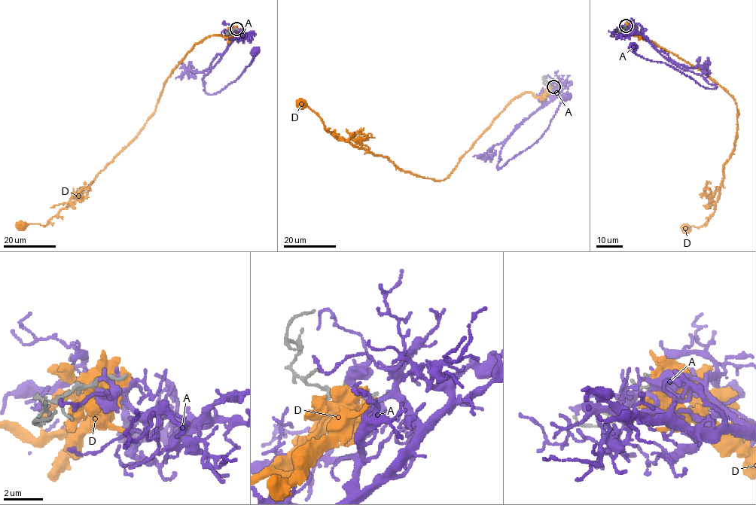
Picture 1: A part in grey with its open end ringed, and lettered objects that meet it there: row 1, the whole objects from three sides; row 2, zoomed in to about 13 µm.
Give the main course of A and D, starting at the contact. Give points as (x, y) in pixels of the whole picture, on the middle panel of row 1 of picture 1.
A: (553, 87), (552, 98), (518, 127), (504, 144), (498, 168), (538, 140), (560, 102), (571, 95)
D: (553, 87), (543, 96), (516, 96), (442, 180), (402, 171), (386, 156), (336, 138), (302, 104)

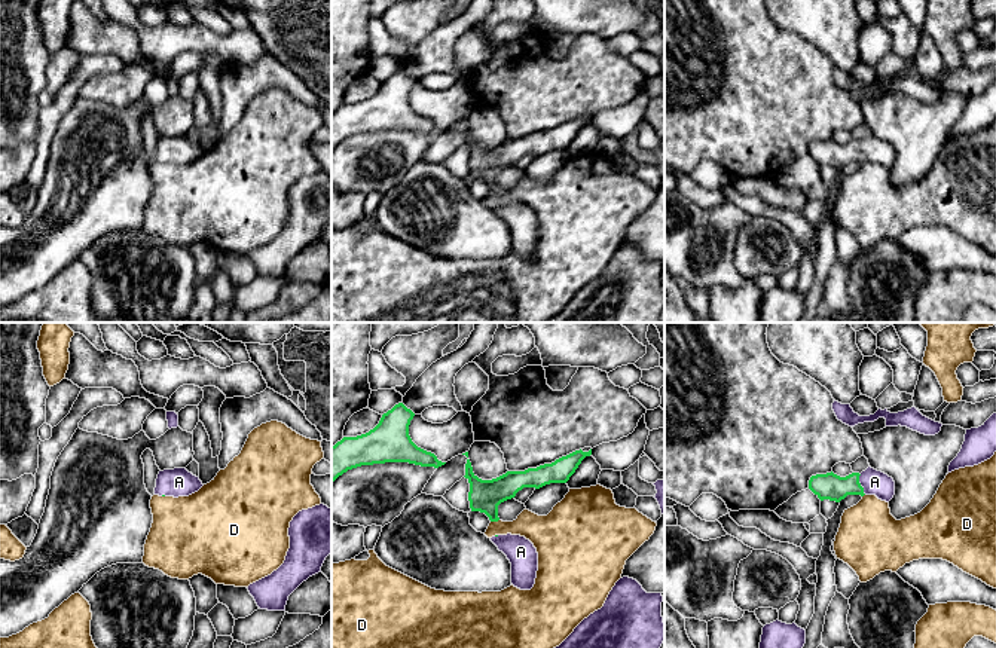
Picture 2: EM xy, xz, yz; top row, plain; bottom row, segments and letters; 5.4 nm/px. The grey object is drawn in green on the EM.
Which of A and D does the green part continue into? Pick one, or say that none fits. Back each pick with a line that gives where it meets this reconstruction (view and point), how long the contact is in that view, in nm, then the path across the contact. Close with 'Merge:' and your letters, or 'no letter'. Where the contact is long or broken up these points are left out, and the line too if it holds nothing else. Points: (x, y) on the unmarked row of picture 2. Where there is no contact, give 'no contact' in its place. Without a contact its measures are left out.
A: meets green in yz at (859, 152); contact 120 nm long; runs through yz (830, 153), (859, 152), (874, 149)
Merge: A

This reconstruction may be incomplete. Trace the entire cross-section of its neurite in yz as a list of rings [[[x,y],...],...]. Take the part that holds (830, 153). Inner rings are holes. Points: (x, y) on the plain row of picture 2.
[[[868,134],[865,138],[846,144],[837,141],[816,141],[809,147],[809,156],[821,166],[840,169],[847,162],[876,162],[889,169],[895,162],[895,149],[887,141]]]

